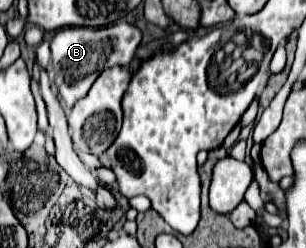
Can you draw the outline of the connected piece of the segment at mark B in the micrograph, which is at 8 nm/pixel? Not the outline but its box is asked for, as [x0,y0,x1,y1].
[50,23,142,107]

